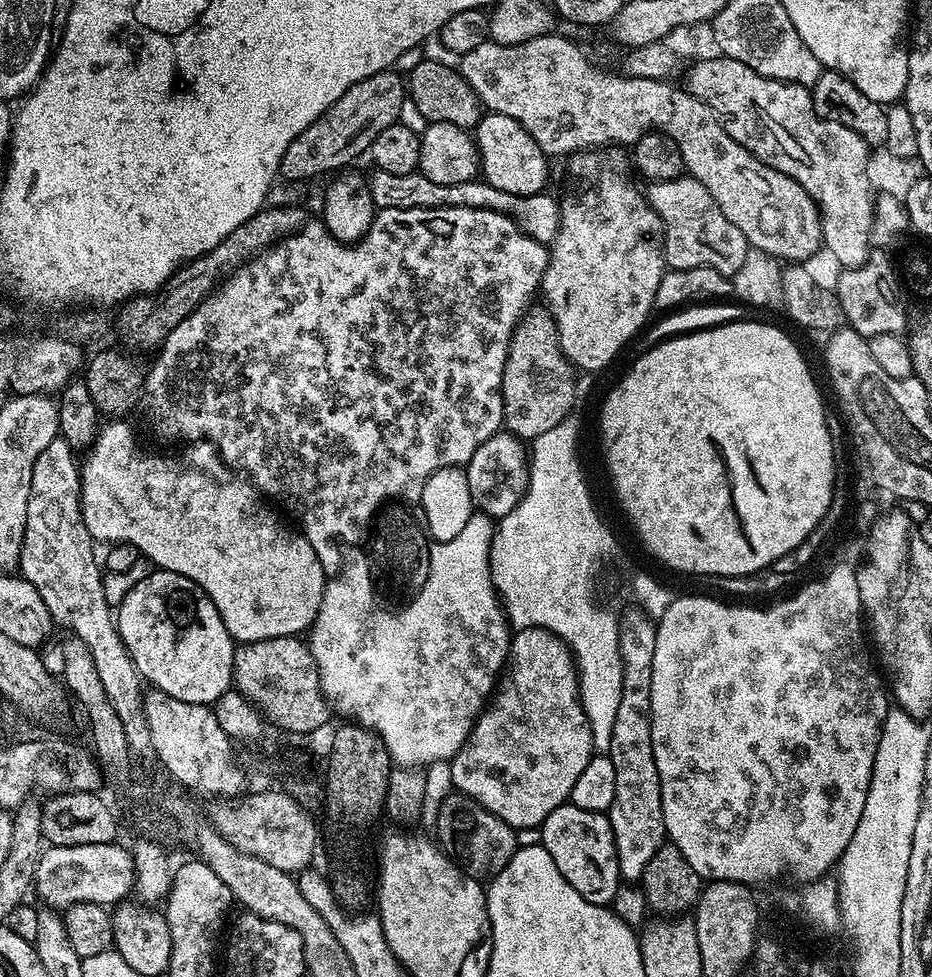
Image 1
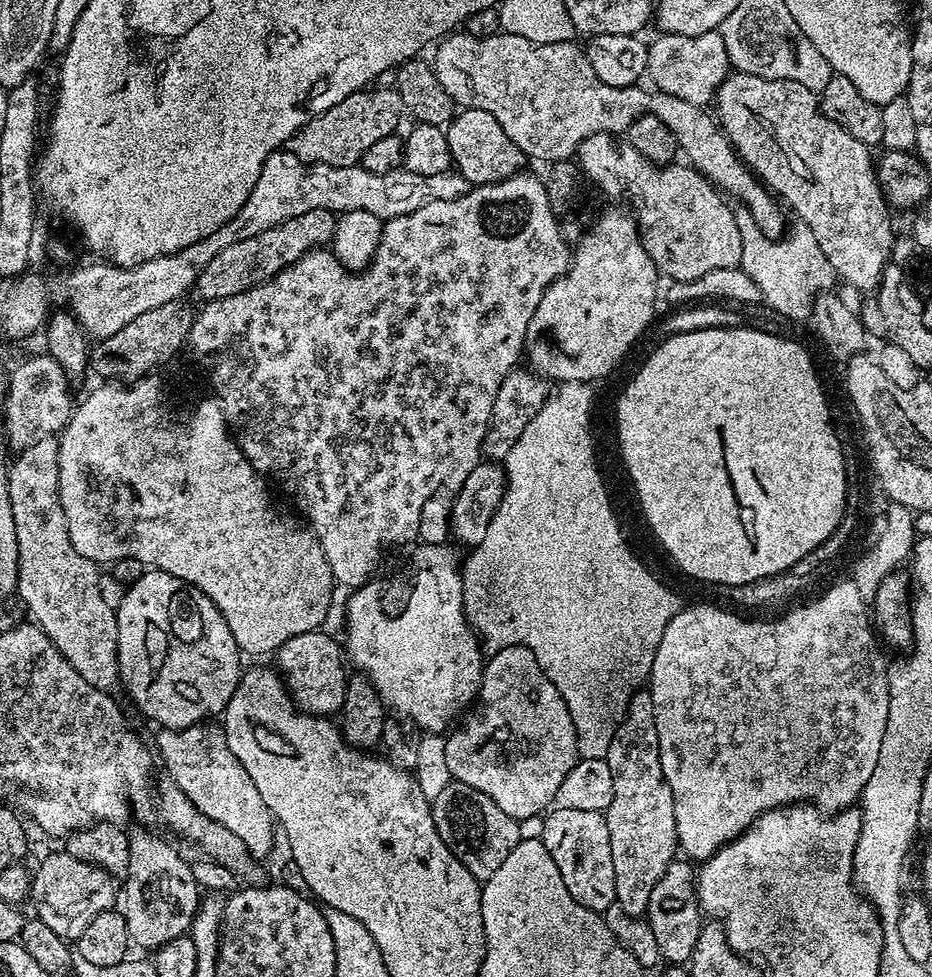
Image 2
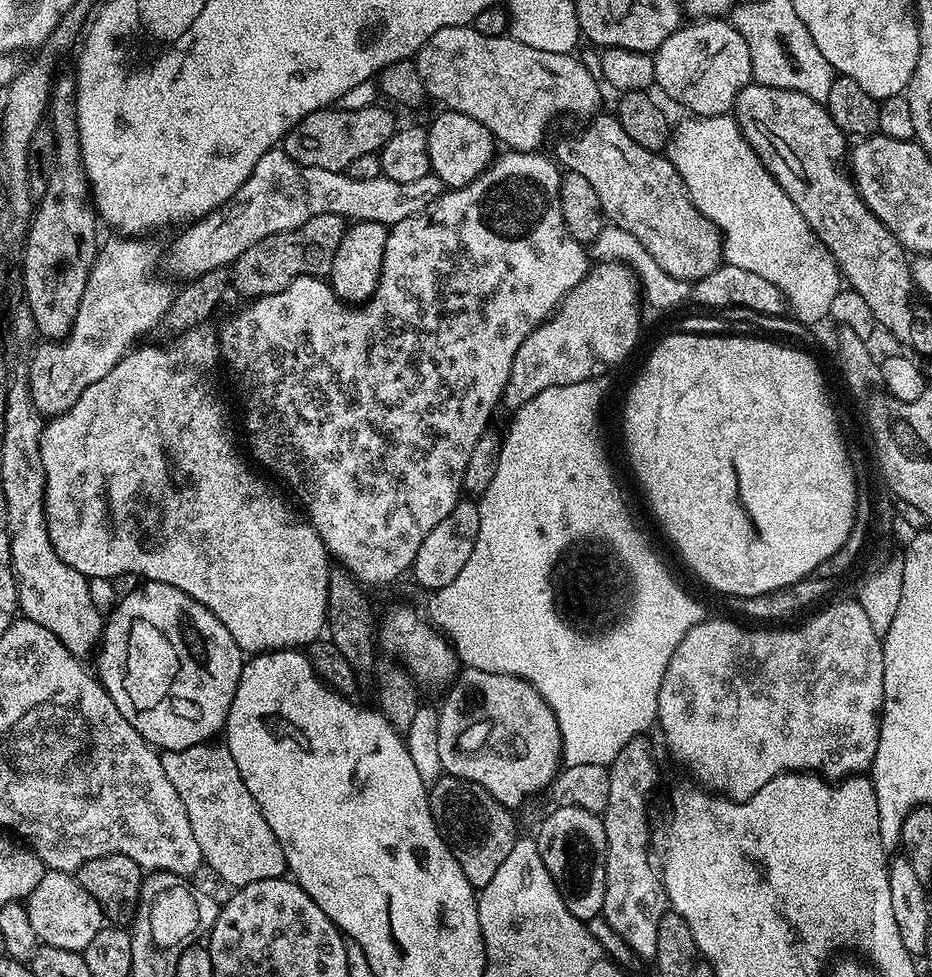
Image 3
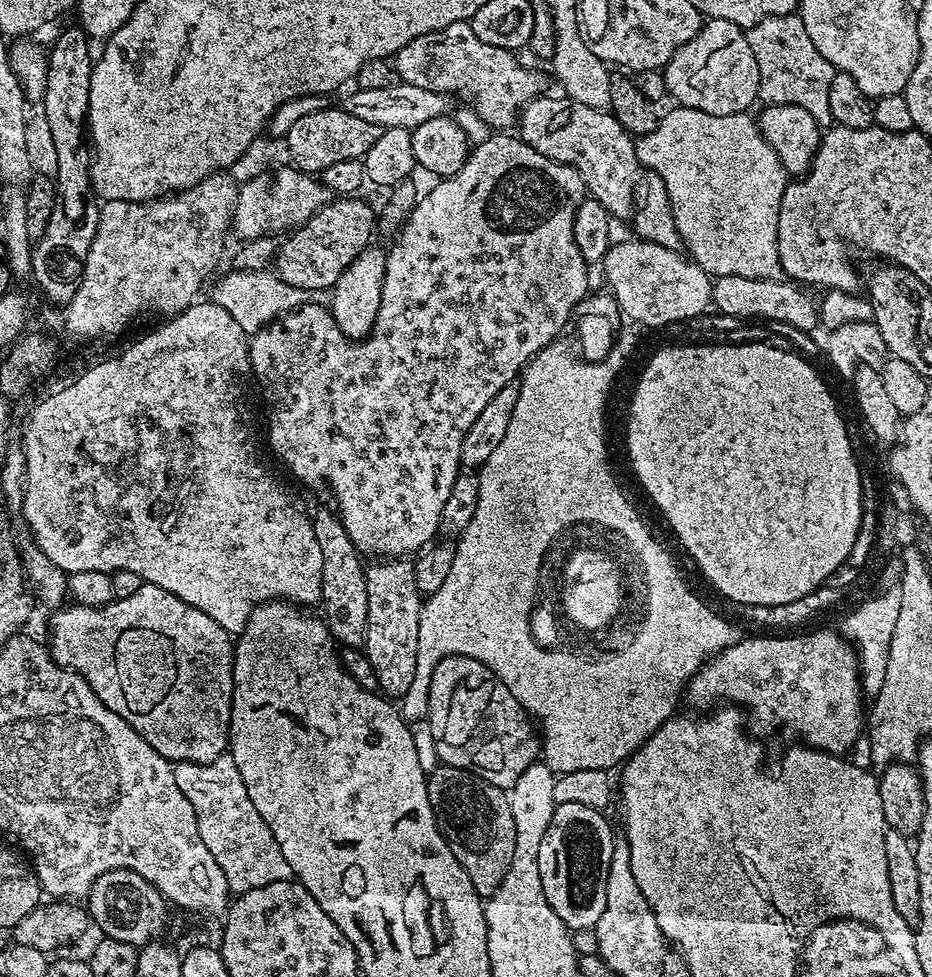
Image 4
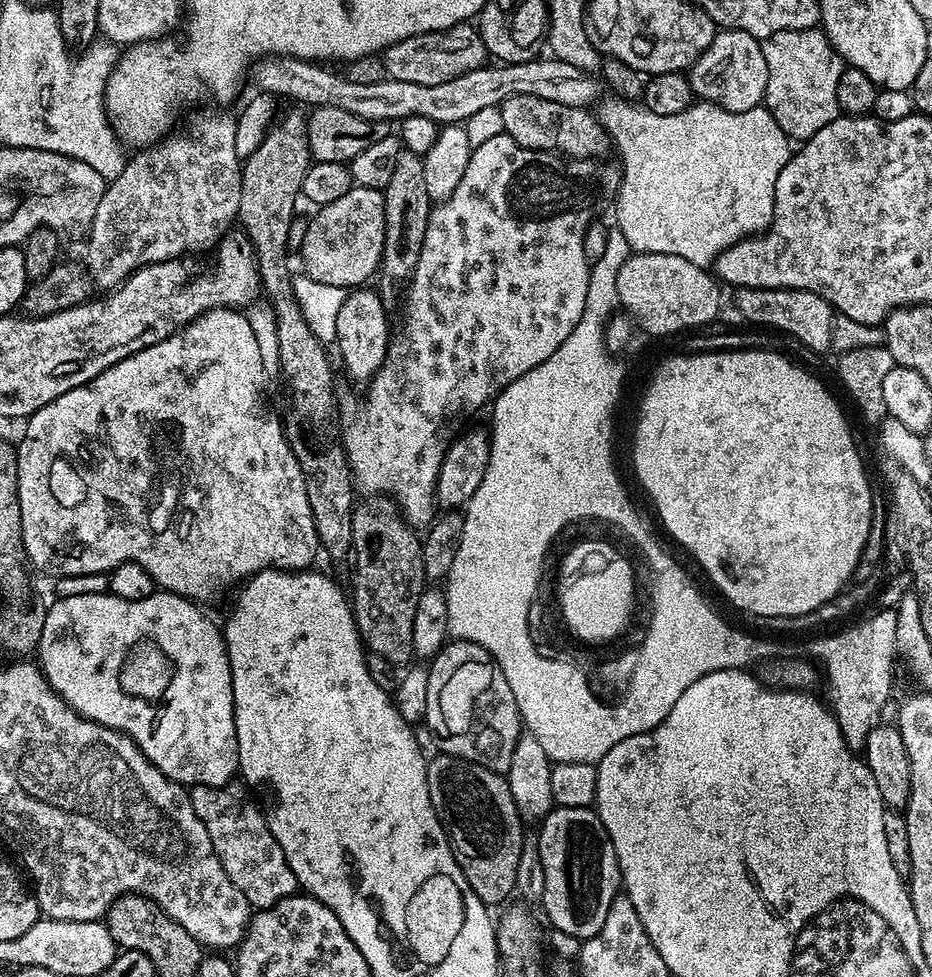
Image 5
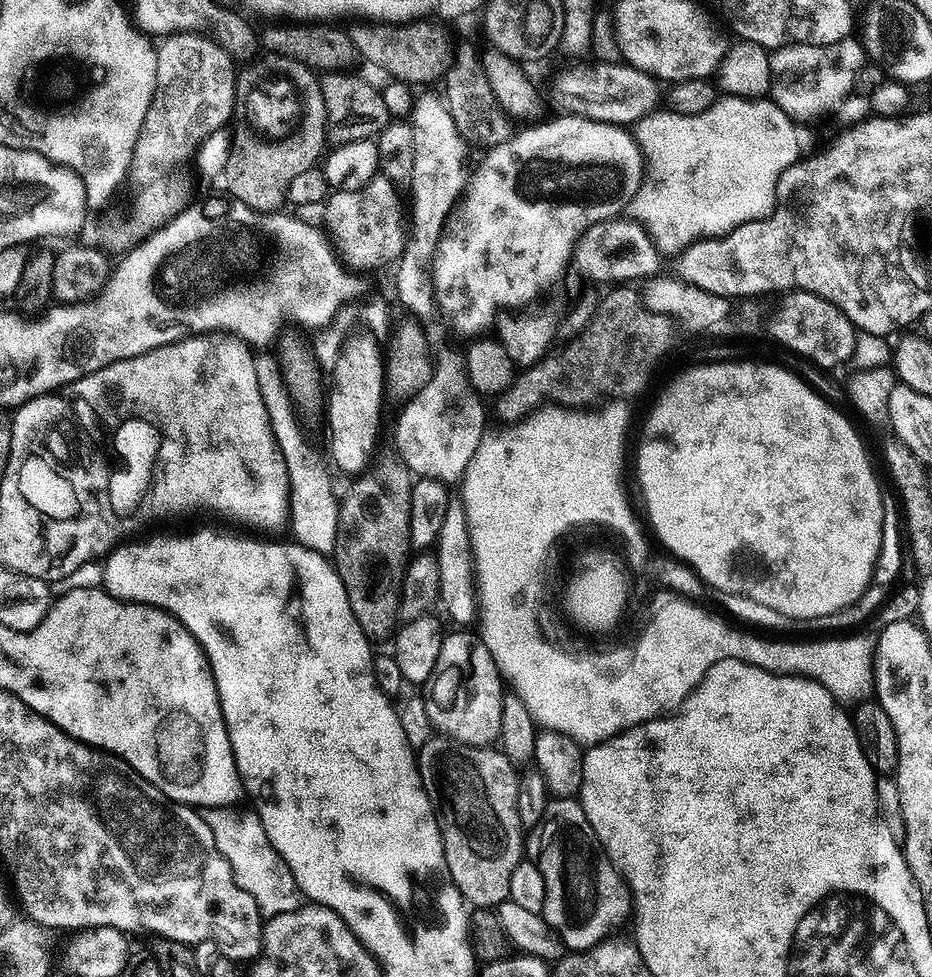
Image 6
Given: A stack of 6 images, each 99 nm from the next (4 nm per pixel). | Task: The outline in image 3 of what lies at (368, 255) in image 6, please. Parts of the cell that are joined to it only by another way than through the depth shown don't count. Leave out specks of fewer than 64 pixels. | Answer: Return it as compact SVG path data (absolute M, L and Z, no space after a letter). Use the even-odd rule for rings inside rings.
M318 214L294 230L270 234L260 242L254 242L230 268L230 284L244 298L274 294L299 276L327 277L332 270L334 254L338 254L338 242L342 242L346 227L345 217L338 214Z

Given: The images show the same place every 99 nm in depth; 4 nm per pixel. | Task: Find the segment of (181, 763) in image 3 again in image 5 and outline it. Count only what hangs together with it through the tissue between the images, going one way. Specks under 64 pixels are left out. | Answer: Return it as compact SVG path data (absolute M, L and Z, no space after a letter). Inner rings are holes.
M196 786L191 789L192 805L210 834L210 842L234 886L242 890L249 905L257 909L268 908L286 896L298 892L294 870L282 854L282 846L270 834L264 813L255 803L243 804L234 793L219 788Z

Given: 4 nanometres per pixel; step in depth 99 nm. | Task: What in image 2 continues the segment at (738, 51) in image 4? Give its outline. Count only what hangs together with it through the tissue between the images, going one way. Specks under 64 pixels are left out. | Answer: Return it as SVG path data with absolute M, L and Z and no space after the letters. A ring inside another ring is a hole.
M719 31L698 36L661 33L657 37L648 44L646 68L647 77L655 83L655 89L682 98L692 105L709 105L731 69Z

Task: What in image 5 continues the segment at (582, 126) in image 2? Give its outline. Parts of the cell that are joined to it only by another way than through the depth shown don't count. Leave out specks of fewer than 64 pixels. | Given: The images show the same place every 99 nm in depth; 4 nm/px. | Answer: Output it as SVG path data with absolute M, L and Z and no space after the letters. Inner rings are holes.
M465 22L441 32L427 32L411 36L402 42L394 42L394 46L384 49L382 59L384 71L391 79L398 82L418 82L418 86L438 86L438 82L450 82L450 78L458 78L470 70L485 67L486 53L479 31L471 23Z

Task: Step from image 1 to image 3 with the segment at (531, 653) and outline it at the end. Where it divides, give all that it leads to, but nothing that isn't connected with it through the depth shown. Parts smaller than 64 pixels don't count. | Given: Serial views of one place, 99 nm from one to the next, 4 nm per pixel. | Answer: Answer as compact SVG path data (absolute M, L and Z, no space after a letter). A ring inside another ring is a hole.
M464 668L447 688L437 714L438 751L447 775L482 786L509 810L516 810L531 792L551 785L562 764L558 722L527 680Z

